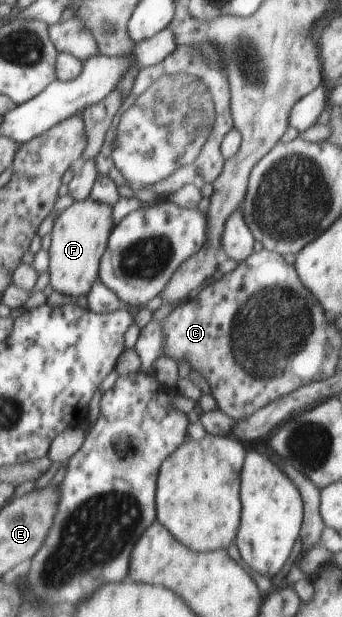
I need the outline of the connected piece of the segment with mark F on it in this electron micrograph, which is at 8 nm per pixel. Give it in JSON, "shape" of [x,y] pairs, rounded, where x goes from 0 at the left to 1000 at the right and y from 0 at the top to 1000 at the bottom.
{"shape":[[[254,321],[213,327],[161,352],[137,405],[143,460],[155,472],[199,480],[213,488],[260,476],[257,468],[281,452],[281,439],[289,439],[287,420],[307,412],[304,400],[313,400],[310,384],[327,368],[325,339],[322,331],[278,329]]]}

